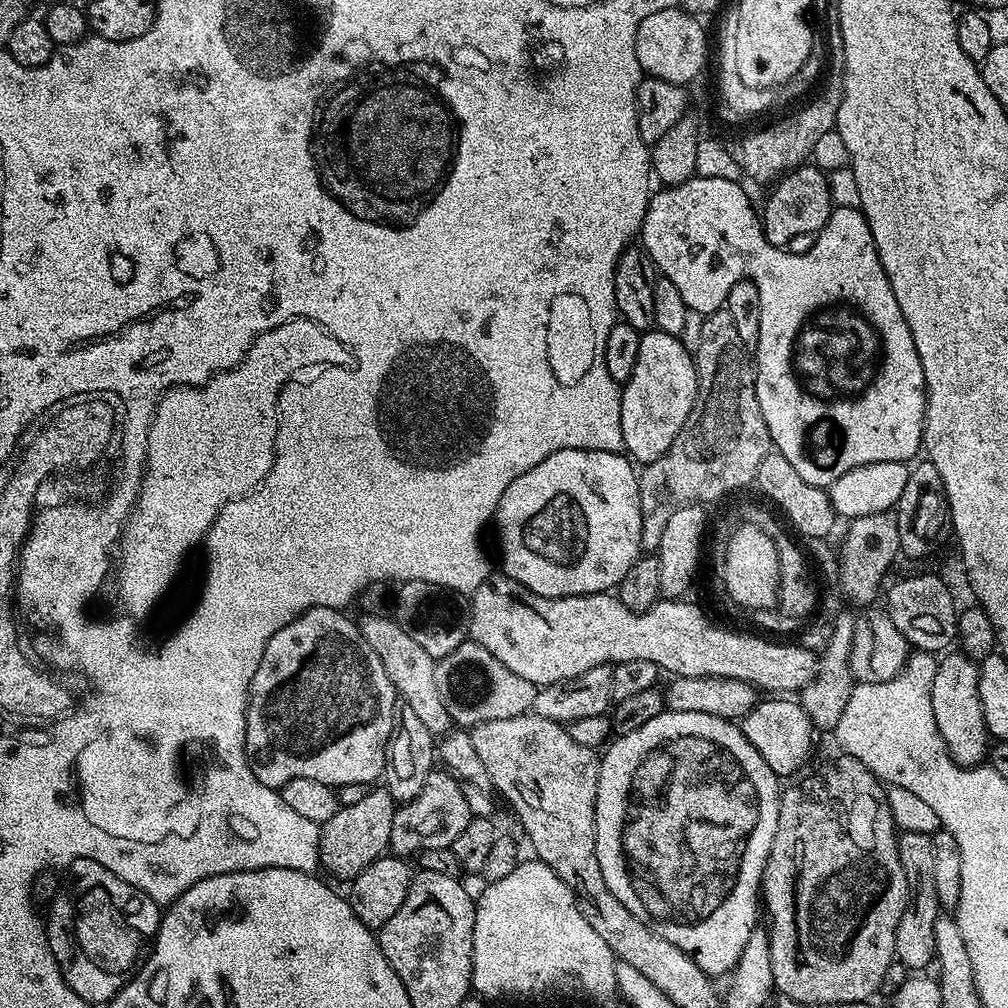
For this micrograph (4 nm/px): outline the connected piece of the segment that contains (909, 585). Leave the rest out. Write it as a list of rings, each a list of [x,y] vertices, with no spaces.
[[[908,576],[890,588],[887,589],[888,617],[894,626],[898,626],[898,630],[902,630],[913,649],[940,654],[953,647],[958,636],[958,607],[956,608],[956,600],[942,577]]]

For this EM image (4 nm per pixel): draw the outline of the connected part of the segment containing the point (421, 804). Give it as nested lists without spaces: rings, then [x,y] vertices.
[[[433,770],[427,778],[422,794],[397,807],[388,847],[401,858],[412,858],[431,848],[451,848],[454,838],[462,834],[466,822],[470,822],[472,817],[472,811],[466,806],[461,781],[447,770]]]

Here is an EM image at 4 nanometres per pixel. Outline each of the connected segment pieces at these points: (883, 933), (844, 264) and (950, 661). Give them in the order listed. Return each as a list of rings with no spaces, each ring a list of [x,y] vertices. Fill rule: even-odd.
[[[837,755],[837,760],[821,766],[812,772],[801,784],[793,788],[785,787],[780,798],[778,814],[778,830],[774,834],[772,849],[764,867],[762,881],[762,908],[768,911],[768,937],[770,938],[770,966],[774,969],[775,991],[783,999],[802,1002],[805,1006],[812,1004],[860,1004],[872,995],[880,992],[882,978],[886,978],[886,970],[896,960],[894,938],[898,934],[898,922],[902,922],[902,914],[908,905],[908,883],[902,870],[902,862],[898,854],[898,829],[892,821],[888,793],[880,777],[875,776],[862,762],[853,756]]]
[[[694,175],[691,179],[675,186],[661,187],[661,192],[651,197],[648,212],[640,227],[638,237],[643,251],[656,265],[656,271],[682,293],[682,302],[688,301],[688,268],[748,268],[748,277],[758,286],[758,302],[762,302],[762,326],[758,330],[758,342],[754,346],[754,363],[756,366],[756,397],[762,410],[762,418],[766,422],[766,430],[770,430],[772,447],[781,452],[798,470],[798,474],[811,484],[827,486],[846,470],[854,470],[854,466],[866,466],[870,462],[911,461],[911,456],[921,451],[924,439],[924,410],[926,407],[926,389],[924,387],[924,371],[918,358],[918,350],[914,346],[914,338],[910,334],[910,326],[906,318],[902,318],[902,310],[898,306],[898,298],[894,298],[894,290],[886,278],[886,270],[880,261],[880,252],[874,246],[874,238],[870,234],[868,220],[859,208],[836,208],[826,222],[826,226],[815,233],[812,245],[805,252],[792,252],[775,248],[764,237],[764,225],[761,217],[752,209],[752,200],[744,193],[739,179],[702,178]]]
[[[952,650],[939,657],[934,686],[930,686],[930,706],[934,706],[934,722],[938,722],[938,734],[946,742],[948,752],[957,764],[976,766],[989,755],[990,735],[982,716],[982,701],[978,692],[979,667],[977,661]]]

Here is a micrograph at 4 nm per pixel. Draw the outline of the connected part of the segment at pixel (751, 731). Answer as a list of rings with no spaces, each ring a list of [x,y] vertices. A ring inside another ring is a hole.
[[[764,698],[761,699],[744,719],[739,721],[739,726],[744,731],[744,736],[762,754],[766,766],[774,770],[777,778],[792,776],[808,760],[812,752],[812,735],[814,729],[812,719],[806,714],[806,710],[792,698]]]

